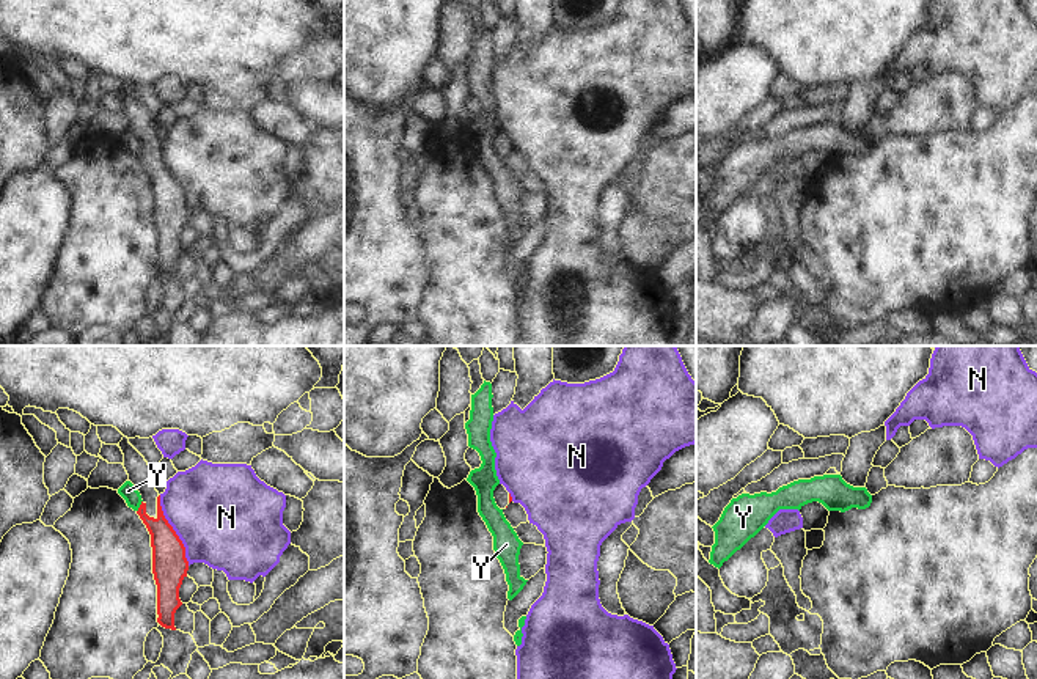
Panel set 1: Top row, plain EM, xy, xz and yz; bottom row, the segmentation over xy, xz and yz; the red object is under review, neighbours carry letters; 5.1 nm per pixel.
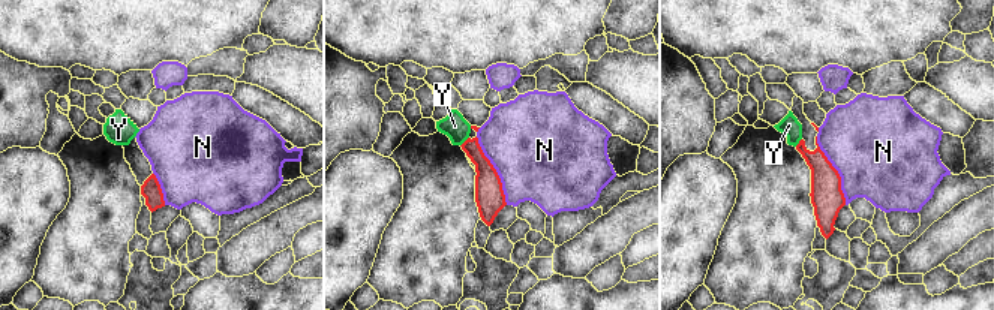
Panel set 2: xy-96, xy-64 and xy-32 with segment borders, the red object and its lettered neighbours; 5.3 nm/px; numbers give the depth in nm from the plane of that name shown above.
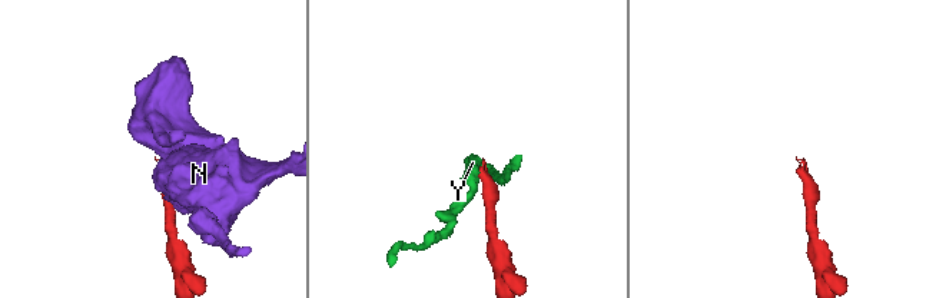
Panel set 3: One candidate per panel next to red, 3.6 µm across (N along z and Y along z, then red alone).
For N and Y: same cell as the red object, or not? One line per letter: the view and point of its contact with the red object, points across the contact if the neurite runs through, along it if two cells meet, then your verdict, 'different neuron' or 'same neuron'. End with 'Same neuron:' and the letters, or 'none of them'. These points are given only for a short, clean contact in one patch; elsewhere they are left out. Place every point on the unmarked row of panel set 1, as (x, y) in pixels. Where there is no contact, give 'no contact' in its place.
N: meets red in xy at (173, 178); border along xy (159, 143), (162, 162), (181, 189), (189, 212); different neuron
Y: meets red in xy at (140, 154); border along xy (142, 148), (137, 159); different neuron
Same neuron: none of them

